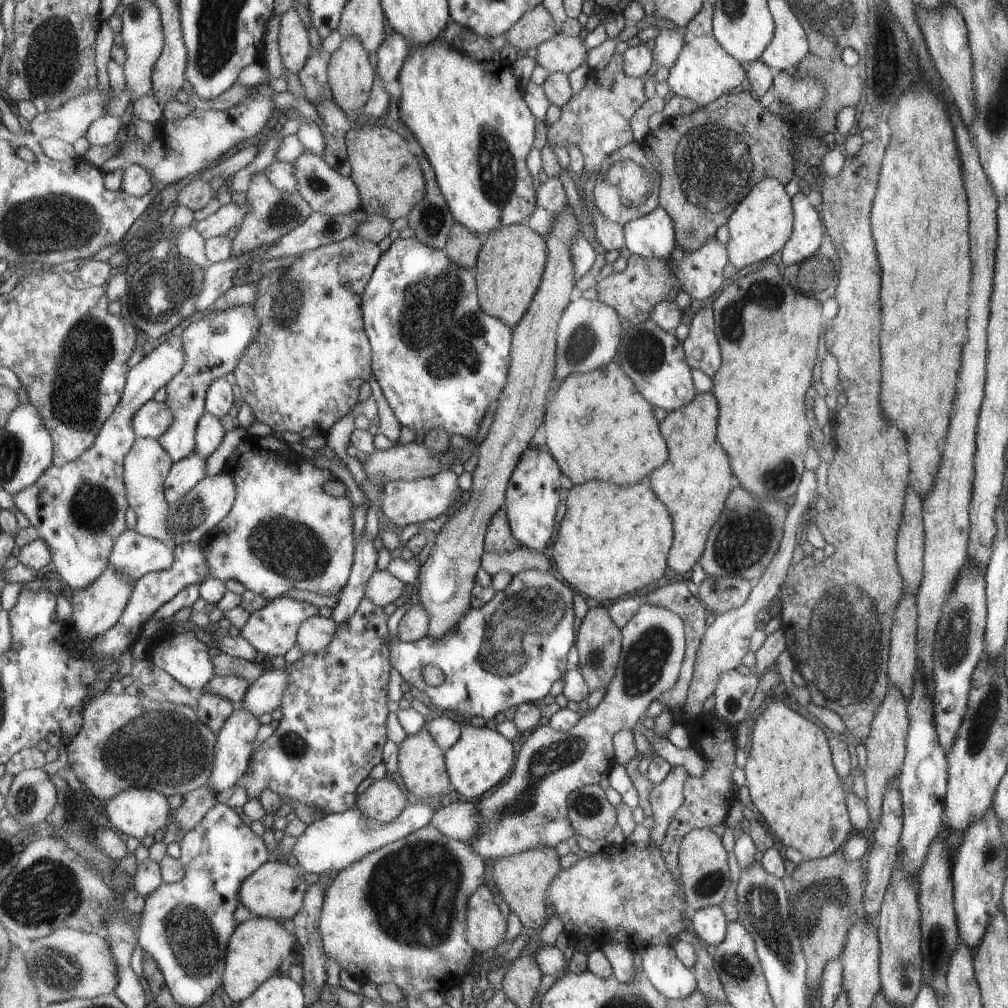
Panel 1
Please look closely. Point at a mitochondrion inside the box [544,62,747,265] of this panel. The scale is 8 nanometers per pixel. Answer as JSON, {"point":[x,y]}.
{"point":[647,177]}

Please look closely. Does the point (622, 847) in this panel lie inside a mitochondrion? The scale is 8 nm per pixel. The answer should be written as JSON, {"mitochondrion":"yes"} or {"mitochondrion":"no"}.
{"mitochondrion":"no"}

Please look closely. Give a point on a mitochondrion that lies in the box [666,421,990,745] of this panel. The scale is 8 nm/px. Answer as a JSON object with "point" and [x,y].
{"point":[840,645]}

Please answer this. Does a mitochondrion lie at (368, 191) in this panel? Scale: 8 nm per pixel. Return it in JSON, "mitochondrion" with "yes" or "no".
{"mitochondrion":"no"}

